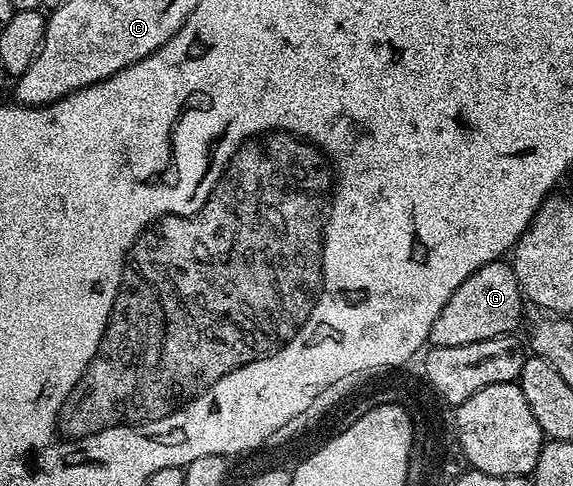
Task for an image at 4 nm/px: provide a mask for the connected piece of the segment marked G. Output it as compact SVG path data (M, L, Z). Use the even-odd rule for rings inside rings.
M505 261L483 265L451 293L447 305L443 305L443 313L439 313L435 325L431 325L429 343L435 347L471 345L475 341L516 332L517 322L521 319L521 303L521 286L512 266Z

